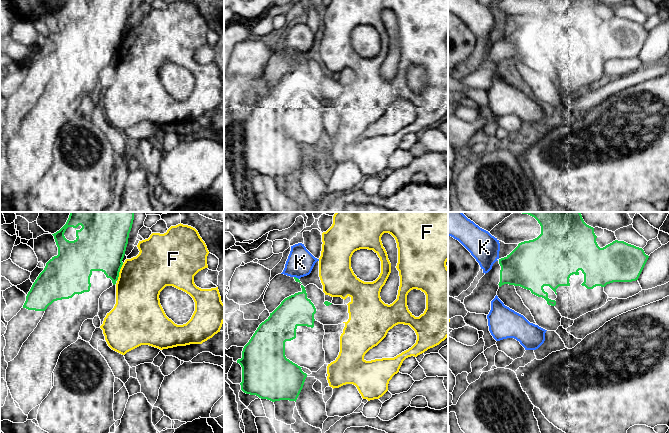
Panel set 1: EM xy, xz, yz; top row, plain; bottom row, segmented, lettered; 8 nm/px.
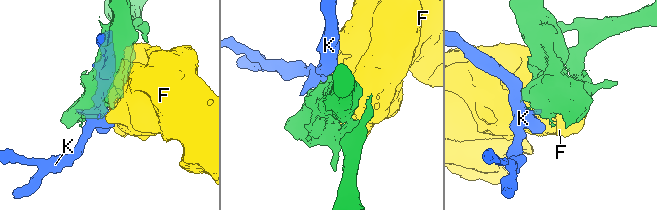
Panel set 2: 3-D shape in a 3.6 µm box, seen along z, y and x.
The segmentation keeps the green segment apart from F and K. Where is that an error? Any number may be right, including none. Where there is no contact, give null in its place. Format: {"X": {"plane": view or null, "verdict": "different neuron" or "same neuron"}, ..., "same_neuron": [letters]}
{"F": {"plane": "xy", "verdict": "different neuron"}, "K": {"plane": "xz", "verdict": "different neuron"}, "same_neuron": []}

